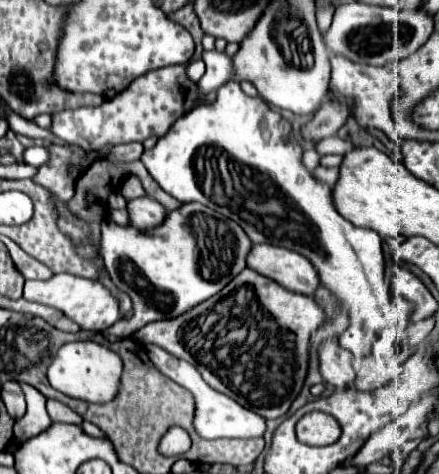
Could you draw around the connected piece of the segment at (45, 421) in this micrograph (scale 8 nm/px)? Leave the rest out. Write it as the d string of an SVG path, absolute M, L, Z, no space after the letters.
M19 384L23 388L23 394L25 394L25 400L27 400L27 414L15 422L13 426L13 432L15 432L15 438L19 442L25 442L33 436L37 436L39 432L47 430L51 426L51 418L49 414L45 412L45 396L29 386L29 384Z

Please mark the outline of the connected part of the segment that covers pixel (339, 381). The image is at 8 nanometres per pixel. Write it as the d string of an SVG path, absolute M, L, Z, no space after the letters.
M329 338L319 346L319 370L327 384L335 386L337 390L345 388L353 378L353 356L351 352L343 350L337 338Z

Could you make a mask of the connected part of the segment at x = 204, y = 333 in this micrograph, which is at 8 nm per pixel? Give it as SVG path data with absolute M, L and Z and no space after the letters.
M245 268L225 286L225 290L197 304L193 310L187 310L181 314L181 318L151 322L137 330L133 338L141 344L157 344L169 354L189 362L199 370L203 380L213 390L219 390L255 414L261 414L263 418L279 418L289 410L291 402L297 398L303 386L303 380L307 376L309 338L313 330L321 326L321 322L323 310L311 296L291 292L277 282Z

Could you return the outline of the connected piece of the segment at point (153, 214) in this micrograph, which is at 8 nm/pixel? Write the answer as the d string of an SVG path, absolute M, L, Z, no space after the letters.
M145 196L145 198L133 198L127 202L127 212L129 212L129 220L133 226L137 226L139 230L149 230L157 224L163 222L163 216L167 214L167 210L153 198Z

